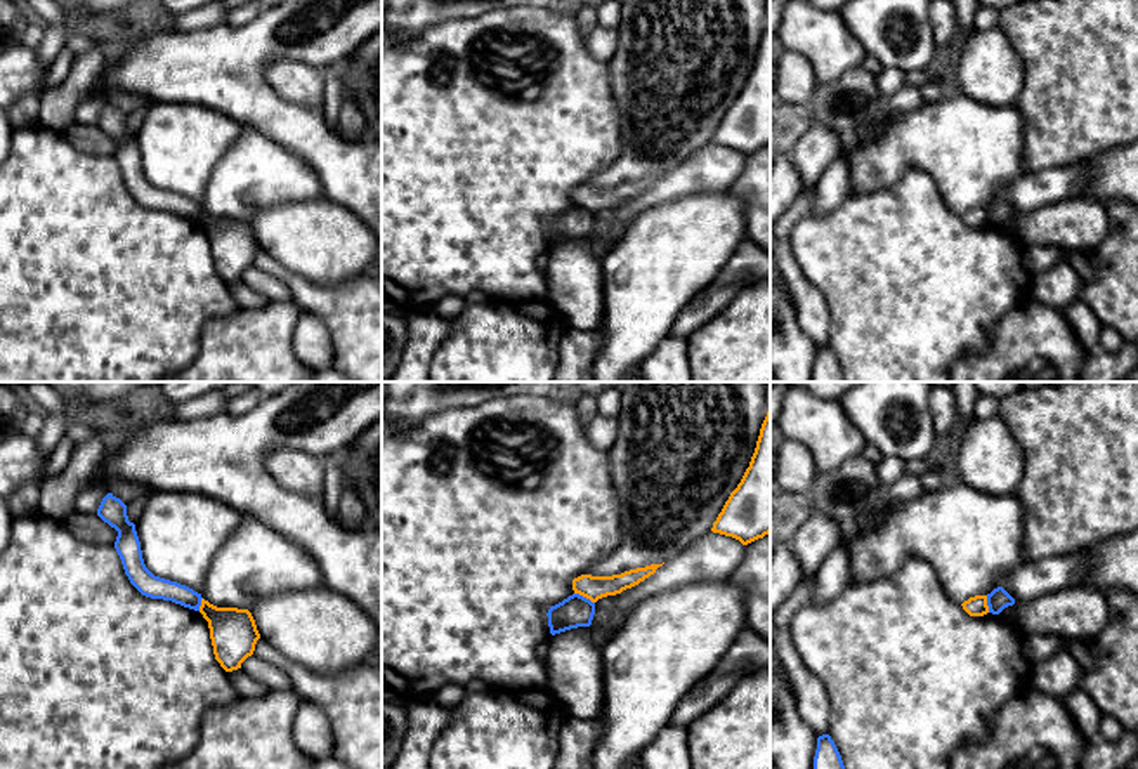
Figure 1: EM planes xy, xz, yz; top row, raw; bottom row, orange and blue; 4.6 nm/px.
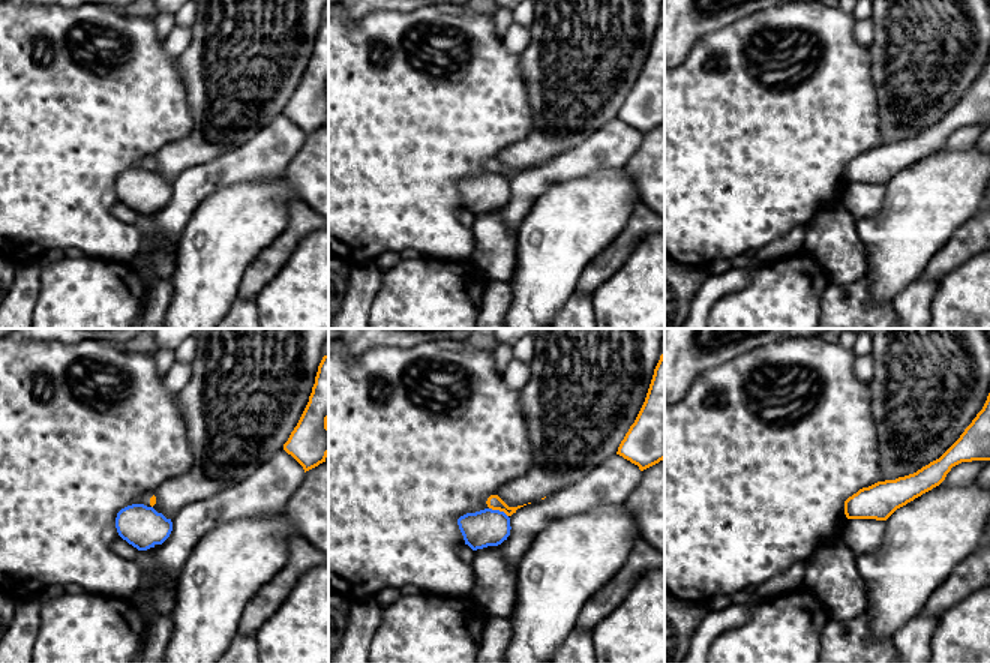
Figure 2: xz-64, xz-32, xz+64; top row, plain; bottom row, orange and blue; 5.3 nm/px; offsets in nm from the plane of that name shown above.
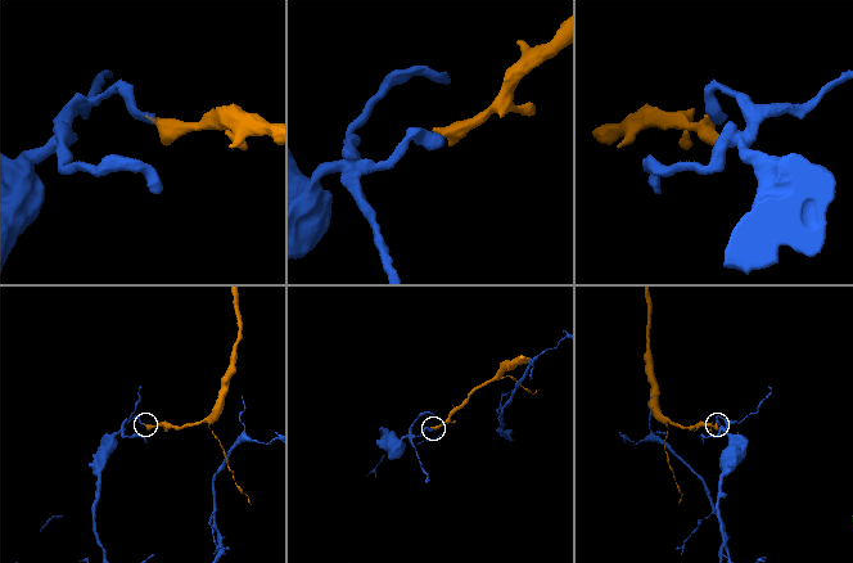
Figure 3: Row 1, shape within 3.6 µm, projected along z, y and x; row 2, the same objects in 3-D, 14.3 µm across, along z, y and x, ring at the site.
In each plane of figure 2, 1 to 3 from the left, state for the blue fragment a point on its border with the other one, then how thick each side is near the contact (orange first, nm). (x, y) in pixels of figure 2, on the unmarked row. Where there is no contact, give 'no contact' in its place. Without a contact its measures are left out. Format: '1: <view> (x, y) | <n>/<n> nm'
1: no contact
2: xz-32 (498, 173) | 80/200 nm
3: no contact

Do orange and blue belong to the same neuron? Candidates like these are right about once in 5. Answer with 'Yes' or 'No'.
No

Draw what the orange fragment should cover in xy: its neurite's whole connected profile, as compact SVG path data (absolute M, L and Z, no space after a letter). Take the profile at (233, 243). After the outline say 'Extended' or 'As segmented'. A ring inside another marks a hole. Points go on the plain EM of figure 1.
M201 210L199 224L208 233L215 271L226 283L241 279L260 250L248 220L217 219Z. As segmented

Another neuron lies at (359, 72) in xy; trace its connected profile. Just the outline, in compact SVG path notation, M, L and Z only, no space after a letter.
M382 30L337 66L343 97L350 95L357 102L371 142L382 142Z

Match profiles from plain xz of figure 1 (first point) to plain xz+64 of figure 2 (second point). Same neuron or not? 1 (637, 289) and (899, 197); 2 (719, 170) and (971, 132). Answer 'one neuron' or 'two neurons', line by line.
1: one neuron
2: one neuron

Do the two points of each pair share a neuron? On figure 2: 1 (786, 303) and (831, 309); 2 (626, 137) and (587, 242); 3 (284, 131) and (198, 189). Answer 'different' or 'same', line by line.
1: different
2: different
3: same

